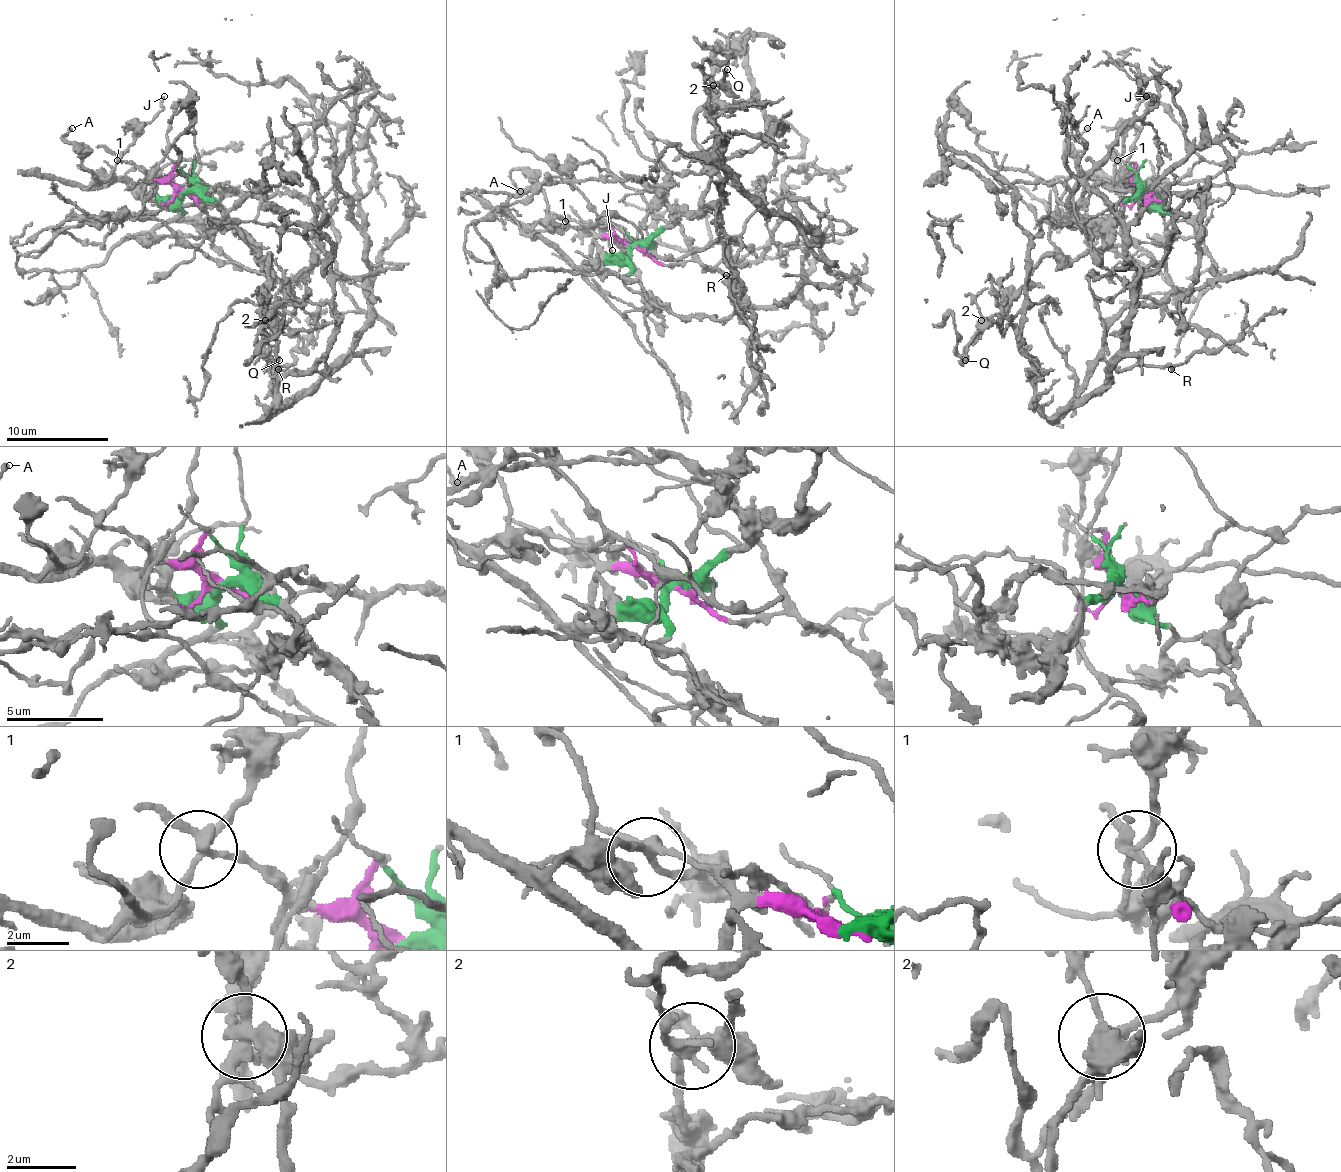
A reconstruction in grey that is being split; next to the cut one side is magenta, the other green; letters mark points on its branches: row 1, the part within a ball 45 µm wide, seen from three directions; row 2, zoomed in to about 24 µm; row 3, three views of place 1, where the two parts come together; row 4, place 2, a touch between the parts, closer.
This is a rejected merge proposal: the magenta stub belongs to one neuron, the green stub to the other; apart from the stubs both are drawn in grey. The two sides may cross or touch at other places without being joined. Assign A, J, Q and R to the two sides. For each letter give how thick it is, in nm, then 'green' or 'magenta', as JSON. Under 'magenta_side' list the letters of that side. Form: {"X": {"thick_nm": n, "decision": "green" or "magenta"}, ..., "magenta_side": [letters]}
{"A": {"thick_nm": 240, "decision": "green"}, "J": {"thick_nm": 200, "decision": "green"}, "Q": {"thick_nm": 280, "decision": "green"}, "R": {"thick_nm": 170, "decision": "magenta"}, "magenta_side": ["R"]}

